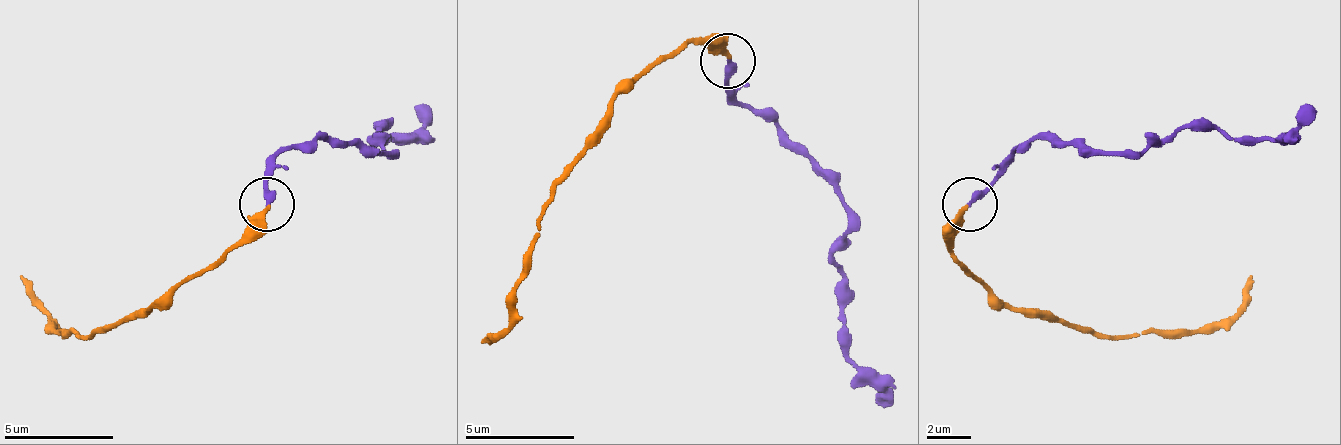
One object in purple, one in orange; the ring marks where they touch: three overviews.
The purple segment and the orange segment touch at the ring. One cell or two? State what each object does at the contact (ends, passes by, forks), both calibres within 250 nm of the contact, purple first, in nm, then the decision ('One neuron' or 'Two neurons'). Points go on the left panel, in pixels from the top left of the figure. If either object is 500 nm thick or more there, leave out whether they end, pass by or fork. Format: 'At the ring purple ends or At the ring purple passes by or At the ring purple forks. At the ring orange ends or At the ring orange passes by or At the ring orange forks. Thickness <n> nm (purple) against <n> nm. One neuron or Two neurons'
At the ring purple ends. At the ring orange ends. Thickness 320 nm (purple) against 320 nm. One neuron

